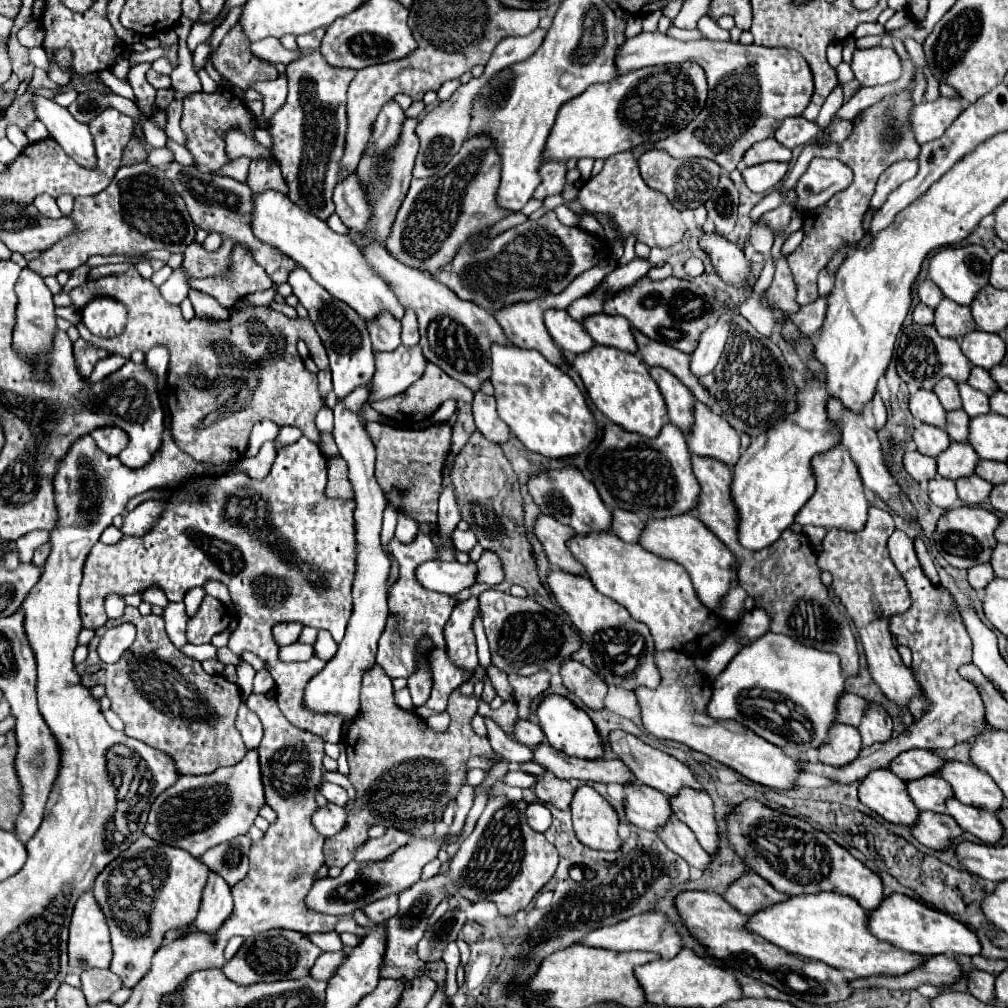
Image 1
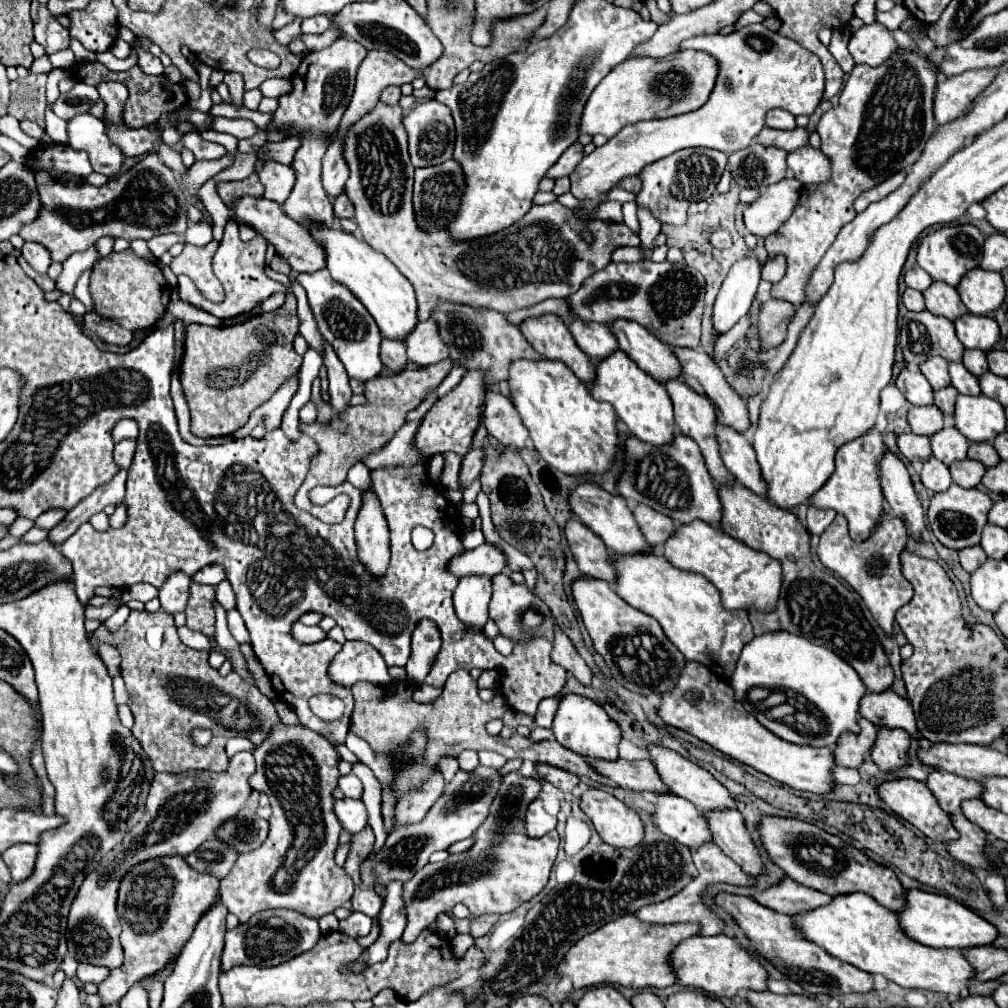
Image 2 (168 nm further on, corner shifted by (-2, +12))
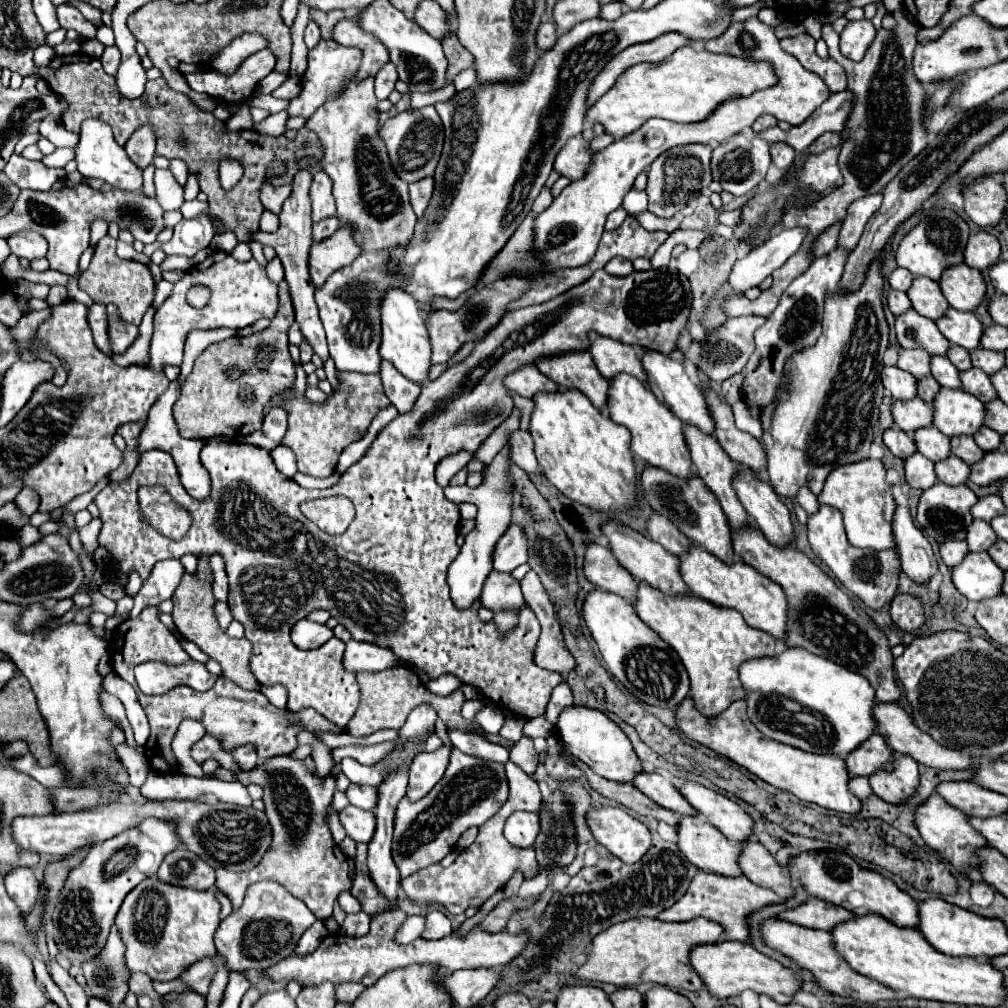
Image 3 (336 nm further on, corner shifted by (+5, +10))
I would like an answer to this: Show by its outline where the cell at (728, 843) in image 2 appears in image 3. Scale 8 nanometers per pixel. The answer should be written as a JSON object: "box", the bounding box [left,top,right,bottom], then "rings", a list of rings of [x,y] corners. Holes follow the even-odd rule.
{"box":[740,840,792,898],"rings":[[[752,840],[740,844],[740,870],[748,876],[748,880],[762,888],[774,890],[780,898],[792,896],[788,870],[780,866],[760,842]]]}

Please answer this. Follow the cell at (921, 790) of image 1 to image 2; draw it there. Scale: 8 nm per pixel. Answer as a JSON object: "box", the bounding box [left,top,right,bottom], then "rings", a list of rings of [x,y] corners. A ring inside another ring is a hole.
{"box":[925,770,983,814],"rings":[[[943,770],[931,772],[931,776],[925,784],[935,794],[935,798],[939,800],[939,806],[949,814],[957,812],[961,802],[983,796],[983,784],[981,782],[959,778],[955,774],[947,774]]]}

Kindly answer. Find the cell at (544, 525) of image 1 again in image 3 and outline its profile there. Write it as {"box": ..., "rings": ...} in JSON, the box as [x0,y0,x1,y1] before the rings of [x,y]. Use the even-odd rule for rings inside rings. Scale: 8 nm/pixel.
{"box":[584,544,636,602],"rings":[[[602,544],[588,546],[588,550],[584,552],[584,576],[596,588],[614,592],[628,602],[634,602],[636,598],[636,580],[616,562],[612,552]]]}

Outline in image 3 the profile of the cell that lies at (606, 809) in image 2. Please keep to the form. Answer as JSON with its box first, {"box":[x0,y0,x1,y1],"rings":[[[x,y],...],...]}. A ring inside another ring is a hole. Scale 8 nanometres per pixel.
{"box":[586,808,650,864],"rings":[[[592,808],[586,814],[586,824],[594,840],[626,864],[634,864],[650,848],[650,832],[646,824],[632,818],[624,808]]]}

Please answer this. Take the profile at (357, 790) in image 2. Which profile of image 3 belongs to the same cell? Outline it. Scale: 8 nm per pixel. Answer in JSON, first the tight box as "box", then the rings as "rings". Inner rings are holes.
{"box":[346,784,376,810],"rings":[[[350,784],[346,790],[346,796],[352,806],[358,806],[362,810],[374,810],[374,806],[376,806],[376,788],[372,788],[372,786]]]}

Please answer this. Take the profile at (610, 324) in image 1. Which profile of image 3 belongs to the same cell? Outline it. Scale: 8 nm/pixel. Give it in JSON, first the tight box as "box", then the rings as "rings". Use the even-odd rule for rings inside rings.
{"box":[640,350,712,434],"rings":[[[640,350],[642,352],[642,366],[646,372],[646,386],[652,390],[652,394],[664,404],[668,406],[682,422],[694,424],[698,426],[702,432],[712,434],[712,418],[708,414],[702,390],[688,378],[688,374],[682,368],[682,362],[676,362],[674,358],[654,352],[654,350]]]}

